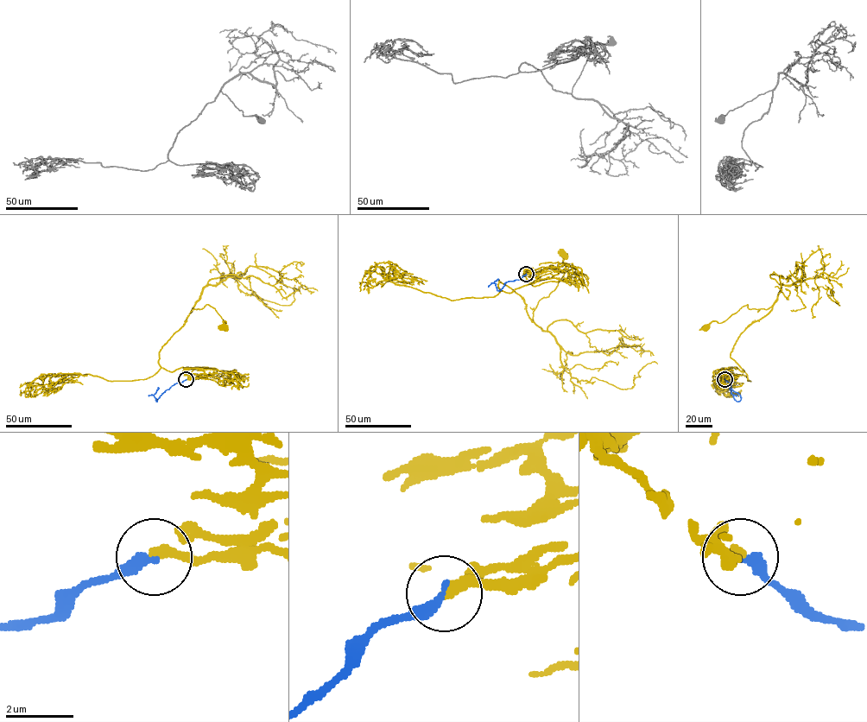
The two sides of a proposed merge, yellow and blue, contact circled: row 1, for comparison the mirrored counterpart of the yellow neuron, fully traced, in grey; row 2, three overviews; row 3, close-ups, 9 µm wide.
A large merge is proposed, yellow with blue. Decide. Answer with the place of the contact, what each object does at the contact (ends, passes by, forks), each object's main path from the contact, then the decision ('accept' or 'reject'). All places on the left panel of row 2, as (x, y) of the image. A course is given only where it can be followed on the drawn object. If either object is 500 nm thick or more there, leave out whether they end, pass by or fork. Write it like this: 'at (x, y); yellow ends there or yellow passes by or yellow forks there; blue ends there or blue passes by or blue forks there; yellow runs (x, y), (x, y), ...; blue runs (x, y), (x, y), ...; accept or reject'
at (186, 379); yellow ends there; blue ends there; yellow runs (186, 379), (223, 370), (168, 371), (158, 363), (161, 347), (193, 307), (212, 307), (225, 320), (224, 328); blue runs (186, 379), (174, 383), (156, 402), (154, 395), (158, 387); reject

